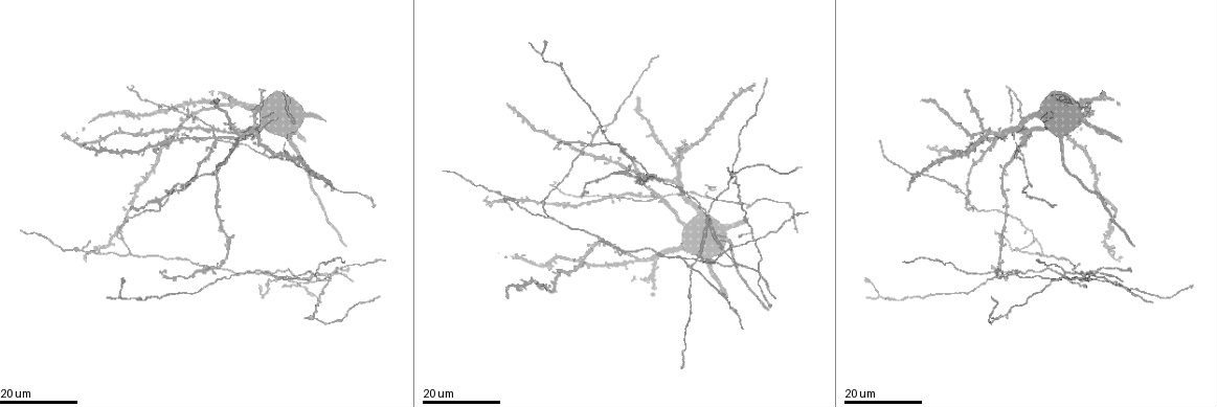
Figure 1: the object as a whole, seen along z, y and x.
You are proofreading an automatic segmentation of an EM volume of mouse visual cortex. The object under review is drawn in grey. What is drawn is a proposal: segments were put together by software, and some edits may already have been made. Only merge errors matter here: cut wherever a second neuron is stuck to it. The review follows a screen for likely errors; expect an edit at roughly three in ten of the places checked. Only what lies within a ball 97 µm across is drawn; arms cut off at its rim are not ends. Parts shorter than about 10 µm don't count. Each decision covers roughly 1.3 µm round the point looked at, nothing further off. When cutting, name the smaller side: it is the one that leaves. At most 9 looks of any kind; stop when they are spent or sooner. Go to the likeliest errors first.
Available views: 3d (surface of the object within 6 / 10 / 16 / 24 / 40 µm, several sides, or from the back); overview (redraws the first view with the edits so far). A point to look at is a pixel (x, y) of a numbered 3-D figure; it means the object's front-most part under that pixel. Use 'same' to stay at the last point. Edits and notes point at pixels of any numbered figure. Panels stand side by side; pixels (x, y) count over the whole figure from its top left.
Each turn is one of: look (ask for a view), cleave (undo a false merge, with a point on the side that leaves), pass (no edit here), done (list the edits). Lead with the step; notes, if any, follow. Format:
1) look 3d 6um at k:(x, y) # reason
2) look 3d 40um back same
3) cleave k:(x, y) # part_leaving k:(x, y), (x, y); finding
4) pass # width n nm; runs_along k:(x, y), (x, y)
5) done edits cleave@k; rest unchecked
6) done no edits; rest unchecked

look 3d 16um at 1:(168, 196) # four arms meet

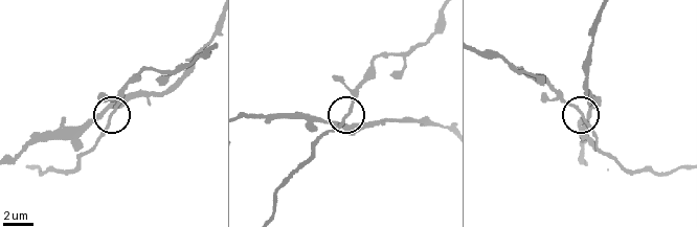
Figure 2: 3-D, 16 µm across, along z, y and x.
look 3d 10um at 2:(111, 118) # zoom in

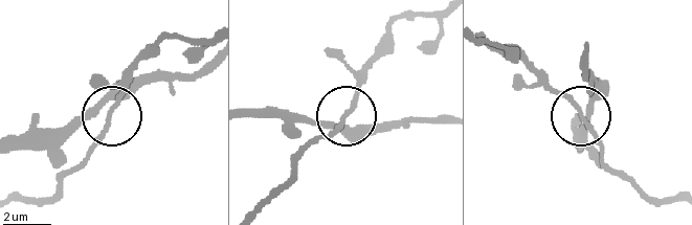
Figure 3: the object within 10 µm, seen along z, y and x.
pass # side_arm 38 um; arms 4; all the same neuron

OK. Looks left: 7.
look 3d 16um at 1:(1095, 269) # four-way junction

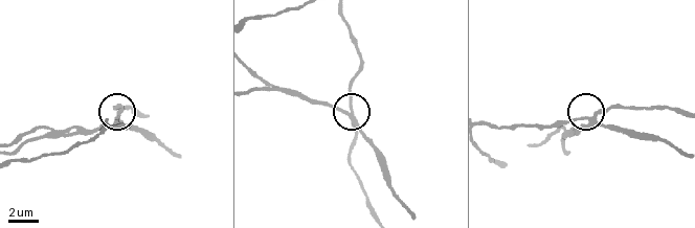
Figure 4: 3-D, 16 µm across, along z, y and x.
look 3d 6um at 4:(588, 120)

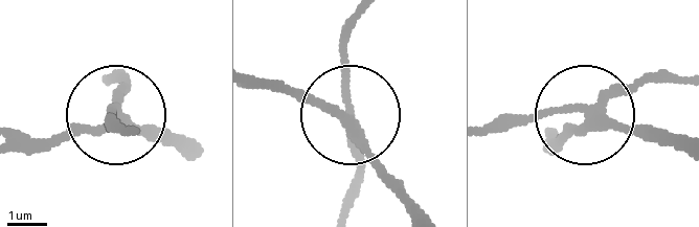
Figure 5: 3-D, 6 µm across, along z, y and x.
look 3d 6um back at 5:(349, 120) # from behind

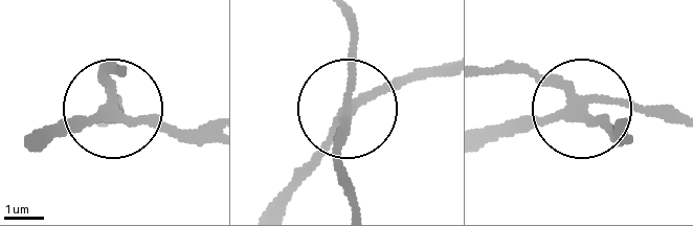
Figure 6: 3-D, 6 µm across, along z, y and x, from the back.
pass # arms 4; runs_along 6:(626, 138), (549, 85), (503, 68); one neuron here

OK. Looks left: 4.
look 3d 24um at 1:(660, 199) # small branch off a trunk

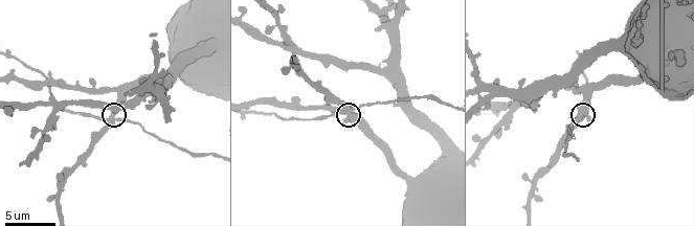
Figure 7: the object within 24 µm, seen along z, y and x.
look 3d 10um at 7:(116, 120)

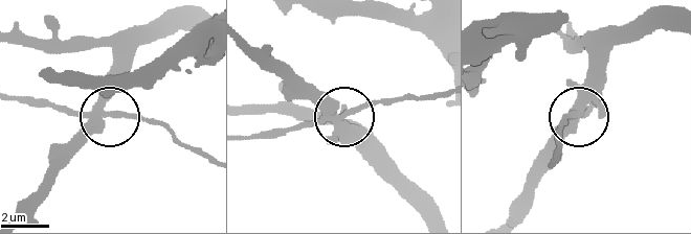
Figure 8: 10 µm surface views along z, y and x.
pass # width 380 nm; runs_along 8:(421, 211), (339, 127), (343, 117), (401, 97); one neuron here

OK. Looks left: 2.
look 3d 16um at 1:(738, 264) # arms part here

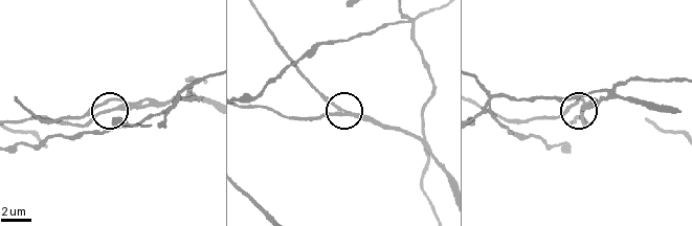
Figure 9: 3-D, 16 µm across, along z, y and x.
look 3d 6um at 9:(340, 109)

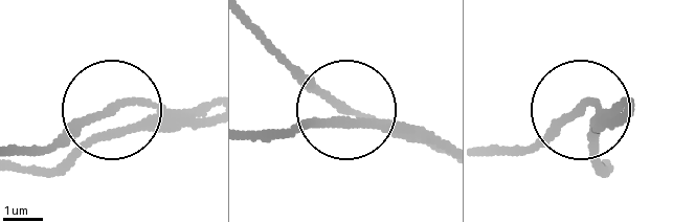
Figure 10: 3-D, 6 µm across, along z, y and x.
pass # width 160 nm; runs_along 10:(16, 167), (66, 163), (126, 107), (203, 107); all the same neuron

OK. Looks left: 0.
done no edits; rest unchecked

